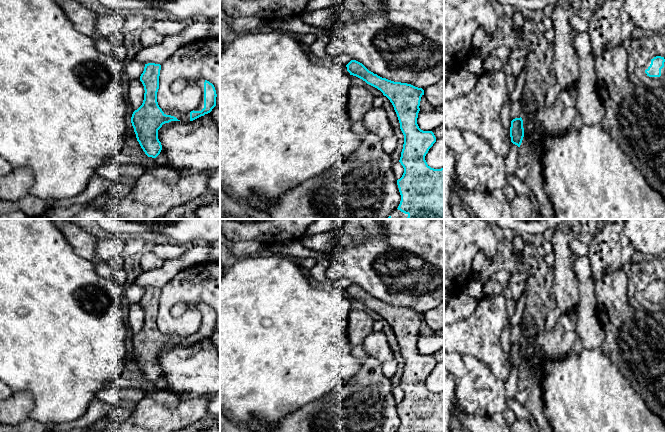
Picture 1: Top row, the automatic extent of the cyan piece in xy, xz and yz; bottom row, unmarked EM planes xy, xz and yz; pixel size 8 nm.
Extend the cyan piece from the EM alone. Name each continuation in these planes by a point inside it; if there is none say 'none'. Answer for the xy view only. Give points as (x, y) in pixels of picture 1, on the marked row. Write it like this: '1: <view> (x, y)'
1: xy (200, 82)

